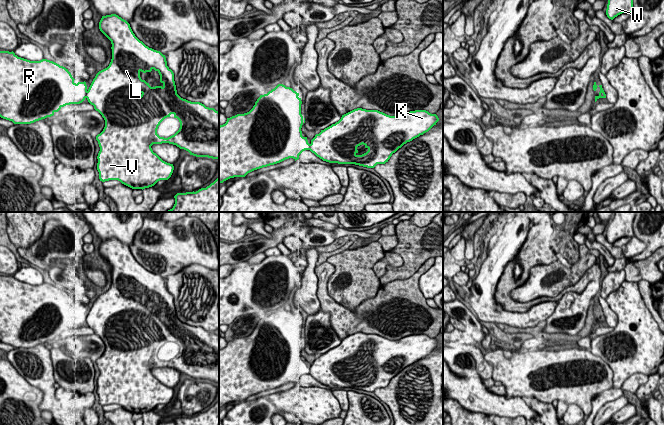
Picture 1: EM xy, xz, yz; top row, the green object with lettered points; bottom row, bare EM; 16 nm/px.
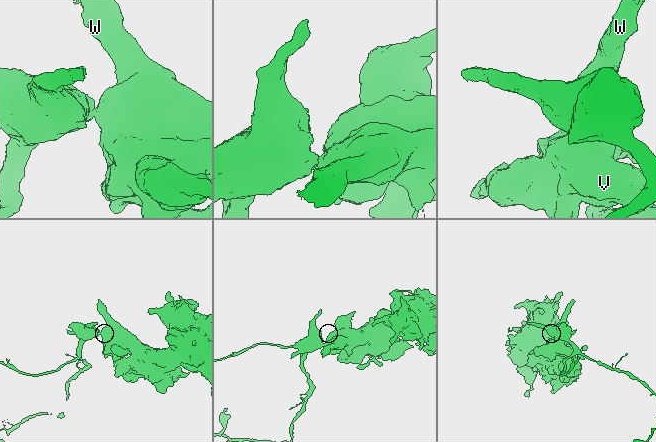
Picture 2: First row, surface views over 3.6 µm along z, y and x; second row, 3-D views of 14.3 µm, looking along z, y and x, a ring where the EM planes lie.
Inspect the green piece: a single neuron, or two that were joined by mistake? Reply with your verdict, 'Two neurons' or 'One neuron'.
Two neurons

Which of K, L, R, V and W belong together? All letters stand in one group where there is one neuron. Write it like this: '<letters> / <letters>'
K L V W / R

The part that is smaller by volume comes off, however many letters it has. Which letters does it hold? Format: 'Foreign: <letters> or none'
Foreign: R

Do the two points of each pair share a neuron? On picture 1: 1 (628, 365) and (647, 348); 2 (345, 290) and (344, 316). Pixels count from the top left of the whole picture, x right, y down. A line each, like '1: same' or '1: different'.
1: same
2: different

